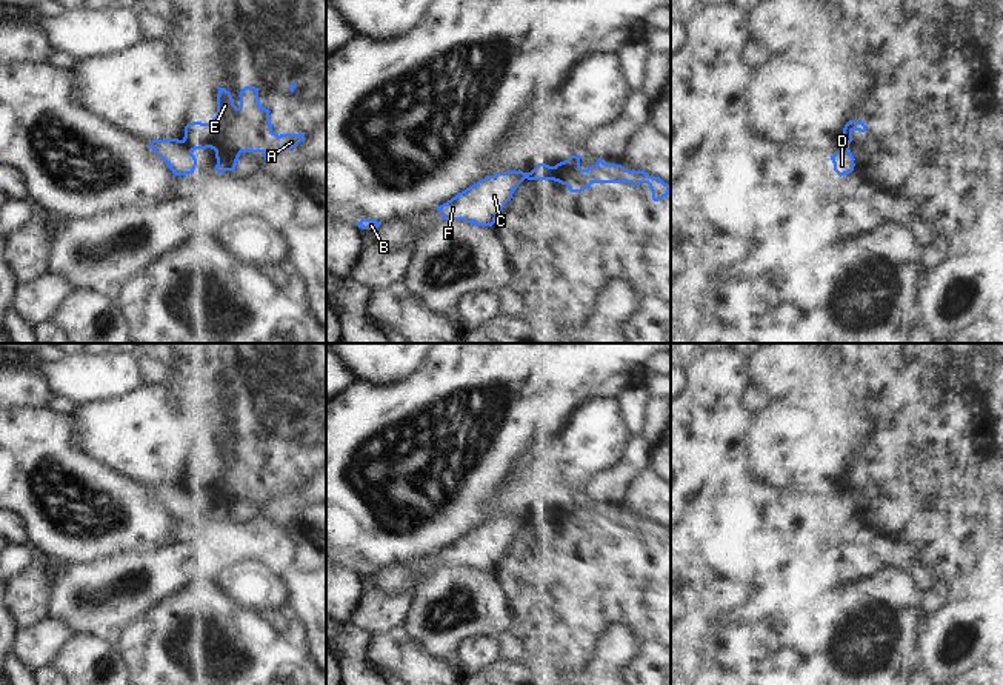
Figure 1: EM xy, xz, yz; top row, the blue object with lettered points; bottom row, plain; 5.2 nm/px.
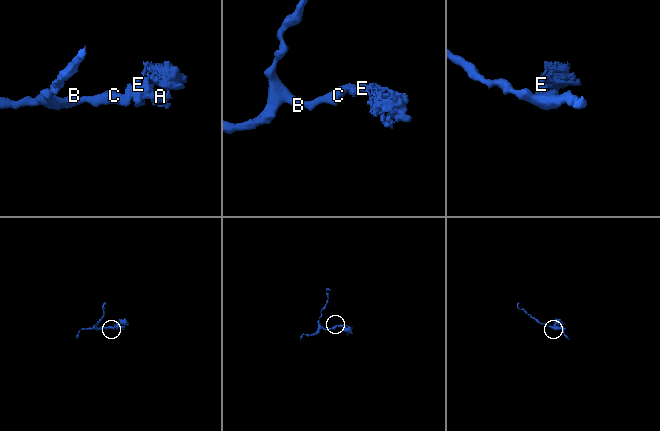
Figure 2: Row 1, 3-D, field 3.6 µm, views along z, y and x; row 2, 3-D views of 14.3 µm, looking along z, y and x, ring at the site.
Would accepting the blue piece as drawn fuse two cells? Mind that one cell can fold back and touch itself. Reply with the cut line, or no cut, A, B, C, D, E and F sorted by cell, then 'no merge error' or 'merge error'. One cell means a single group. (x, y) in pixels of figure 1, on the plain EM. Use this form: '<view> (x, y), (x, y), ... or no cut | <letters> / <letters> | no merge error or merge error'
xy (183, 484), (191, 496) | A E / B C D F | merge error

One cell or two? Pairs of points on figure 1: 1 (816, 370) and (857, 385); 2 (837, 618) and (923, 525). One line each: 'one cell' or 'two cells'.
1: two cells
2: two cells

